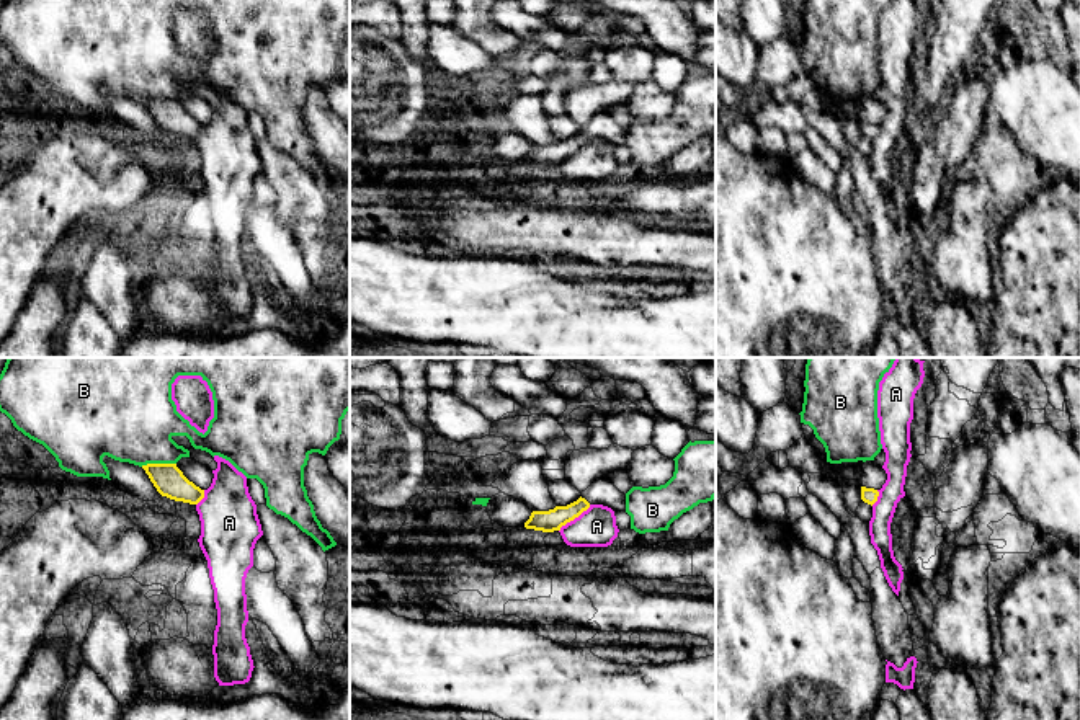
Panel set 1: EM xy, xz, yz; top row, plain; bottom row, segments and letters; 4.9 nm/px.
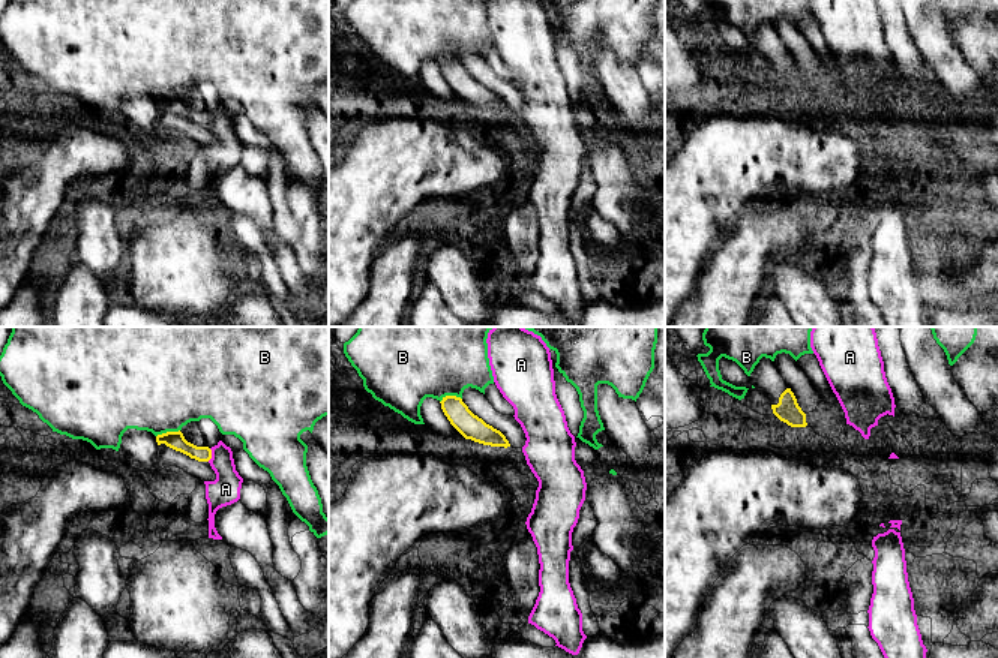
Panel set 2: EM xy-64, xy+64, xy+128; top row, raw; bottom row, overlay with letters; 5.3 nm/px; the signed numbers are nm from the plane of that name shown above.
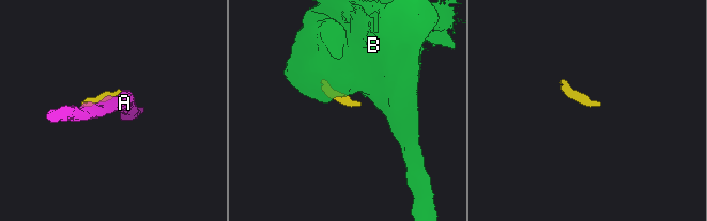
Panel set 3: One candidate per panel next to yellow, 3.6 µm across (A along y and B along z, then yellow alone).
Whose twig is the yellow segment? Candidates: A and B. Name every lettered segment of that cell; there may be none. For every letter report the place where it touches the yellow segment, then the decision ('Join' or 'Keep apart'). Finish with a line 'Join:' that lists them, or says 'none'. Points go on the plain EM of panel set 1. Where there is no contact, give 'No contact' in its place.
A: Touches yellow at xz (574, 152). Keep apart
B: Touches yellow at xy (157, 98). Keep apart
Join: none

